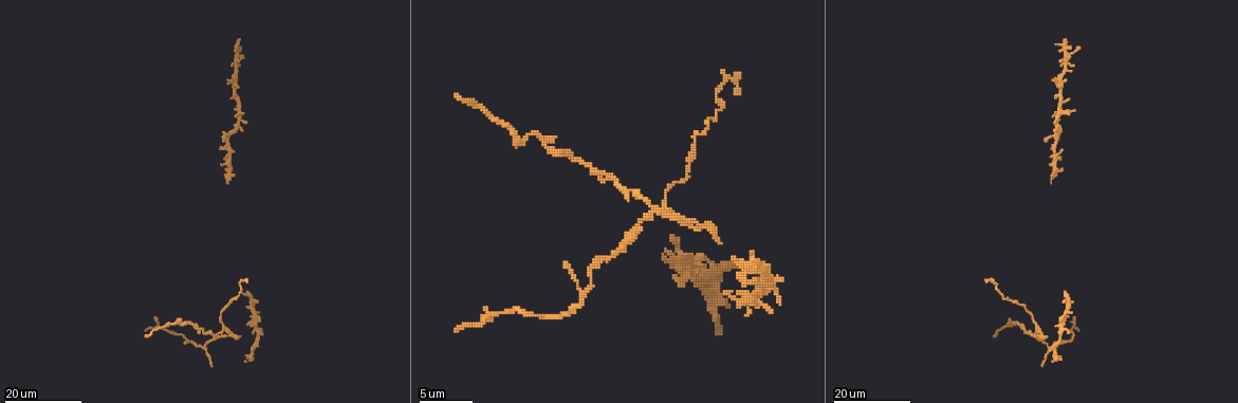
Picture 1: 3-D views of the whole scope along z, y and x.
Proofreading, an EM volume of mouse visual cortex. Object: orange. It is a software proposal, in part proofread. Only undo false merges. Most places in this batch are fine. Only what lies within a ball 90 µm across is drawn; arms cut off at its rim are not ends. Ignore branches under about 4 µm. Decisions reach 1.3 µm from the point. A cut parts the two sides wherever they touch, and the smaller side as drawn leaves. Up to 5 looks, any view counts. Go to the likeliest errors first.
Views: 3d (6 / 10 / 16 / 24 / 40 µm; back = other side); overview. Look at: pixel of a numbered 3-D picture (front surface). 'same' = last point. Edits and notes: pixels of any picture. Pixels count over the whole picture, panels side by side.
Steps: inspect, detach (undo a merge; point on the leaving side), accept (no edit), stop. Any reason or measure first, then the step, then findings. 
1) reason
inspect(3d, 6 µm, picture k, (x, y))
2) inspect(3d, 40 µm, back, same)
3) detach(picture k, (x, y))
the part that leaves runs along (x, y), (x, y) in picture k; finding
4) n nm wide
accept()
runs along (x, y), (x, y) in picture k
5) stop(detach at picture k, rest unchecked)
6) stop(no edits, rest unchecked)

four-way junction
inspect(3d, 24 µm, picture 1, (1072, 324))

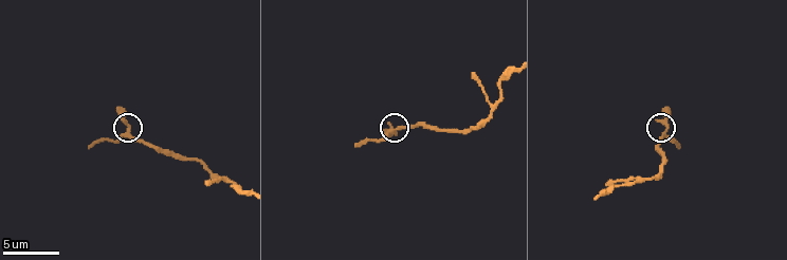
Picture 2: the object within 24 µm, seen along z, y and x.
zoom in
inspect(3d, 10 µm, picture 2, (125, 132))

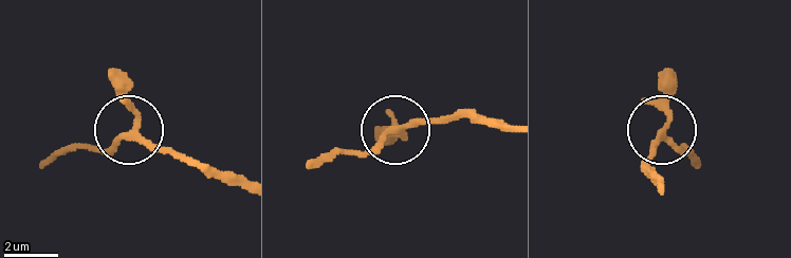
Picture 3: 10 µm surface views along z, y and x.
inspect(3d, 10 µm, back, picture 3, (664, 135))

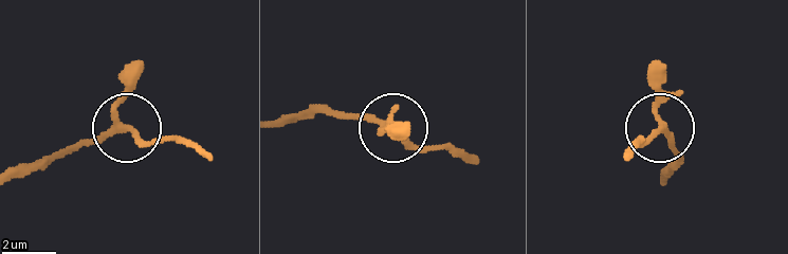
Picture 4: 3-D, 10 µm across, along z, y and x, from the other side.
4 arms
accept()
runs along (277, 123), (331, 109), (398, 130) in picture 4; one neuron here

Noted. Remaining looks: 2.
thick turns thin
inspect(3d, 16 µm, picture 1, (986, 281))

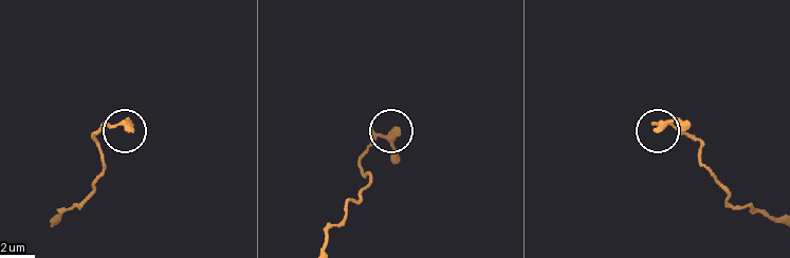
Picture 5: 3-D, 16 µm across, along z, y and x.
inspect(3d, 6 µm, picture 5, (116, 124))

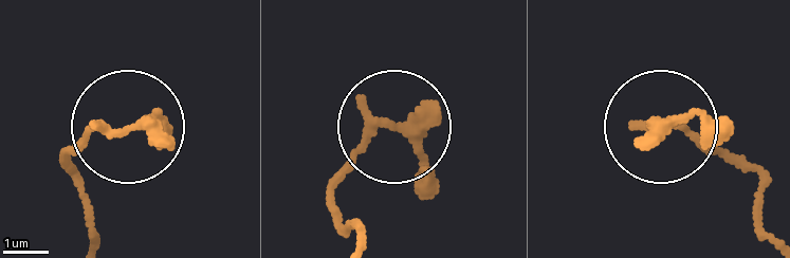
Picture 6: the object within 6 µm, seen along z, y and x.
3 arms
accept()
all the same neuron

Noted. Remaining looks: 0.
stop(no edits, rest unchecked)

